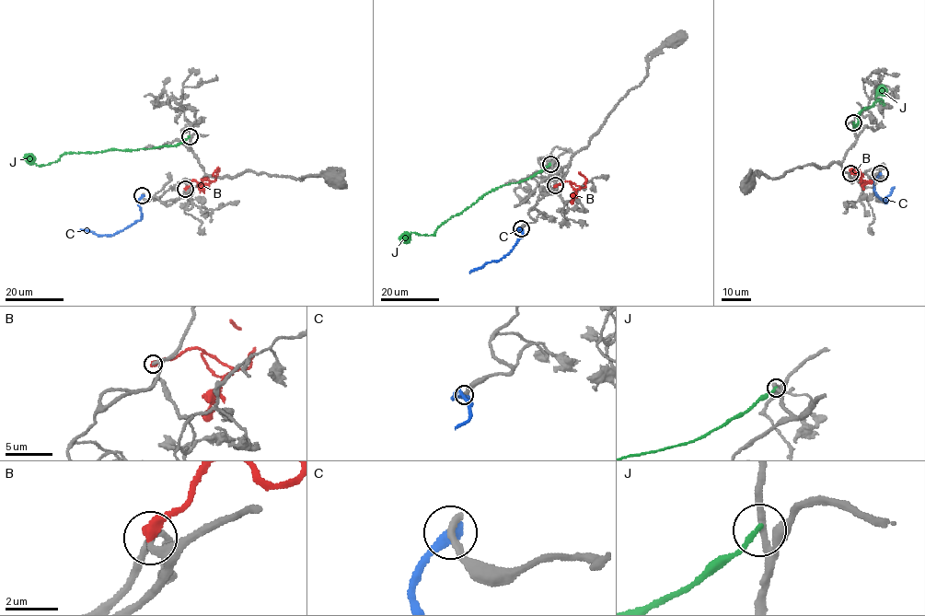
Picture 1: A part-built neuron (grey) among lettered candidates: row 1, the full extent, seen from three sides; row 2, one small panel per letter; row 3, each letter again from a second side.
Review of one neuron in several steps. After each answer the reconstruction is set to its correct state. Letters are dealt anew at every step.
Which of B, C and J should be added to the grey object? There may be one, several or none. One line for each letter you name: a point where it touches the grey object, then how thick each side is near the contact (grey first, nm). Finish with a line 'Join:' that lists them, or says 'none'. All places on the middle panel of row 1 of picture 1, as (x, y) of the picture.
B: contact (555, 185); calibres 280 and 440 nm
Join: B

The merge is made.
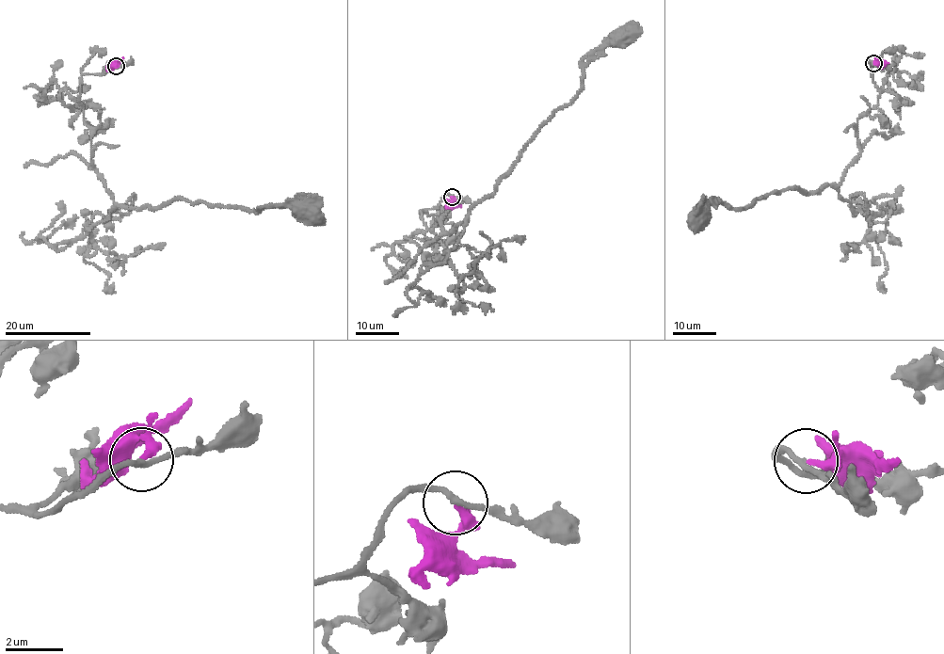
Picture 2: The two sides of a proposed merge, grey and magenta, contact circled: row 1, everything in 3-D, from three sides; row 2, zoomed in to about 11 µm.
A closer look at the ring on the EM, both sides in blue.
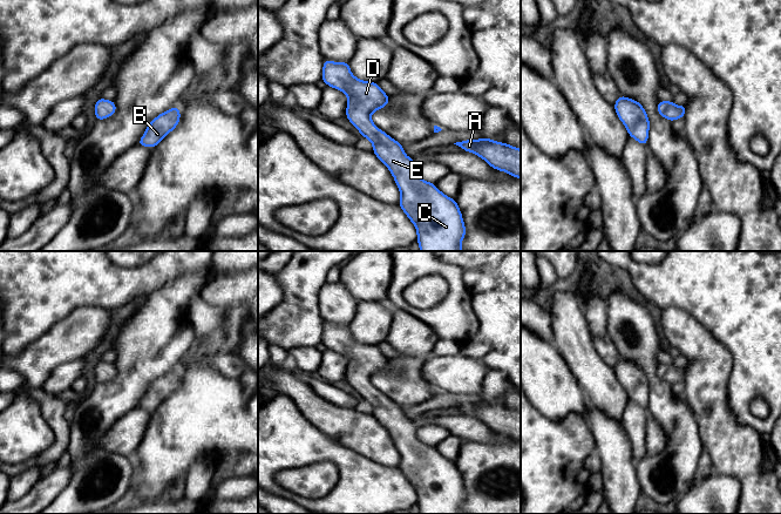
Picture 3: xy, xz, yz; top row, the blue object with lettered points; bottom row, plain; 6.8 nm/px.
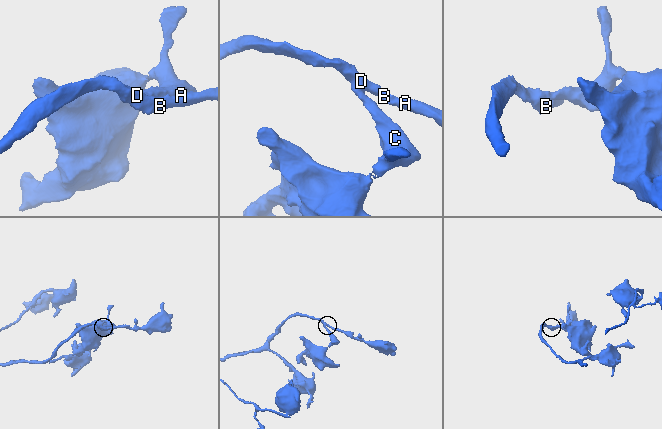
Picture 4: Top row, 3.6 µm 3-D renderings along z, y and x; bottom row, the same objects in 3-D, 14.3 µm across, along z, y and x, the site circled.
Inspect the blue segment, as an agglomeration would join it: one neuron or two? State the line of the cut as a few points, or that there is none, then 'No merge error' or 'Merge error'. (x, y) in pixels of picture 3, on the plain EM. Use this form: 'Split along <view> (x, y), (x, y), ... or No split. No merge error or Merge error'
No split. No merge error

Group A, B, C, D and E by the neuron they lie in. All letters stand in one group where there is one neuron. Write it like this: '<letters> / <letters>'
A B C D E

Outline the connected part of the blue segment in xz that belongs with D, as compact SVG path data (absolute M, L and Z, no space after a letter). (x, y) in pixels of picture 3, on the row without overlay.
M324 322L321 343L326 349L347 358L346 380L362 400L371 404L373 415L393 438L401 456L399 468L416 491L420 514L463 514L461 505L466 499L466 488L456 464L441 455L435 447L422 442L417 438L416 426L405 417L402 407L379 392L371 383L374 374L388 367L389 358L385 357L376 345L356 341L348 325L333 325Z

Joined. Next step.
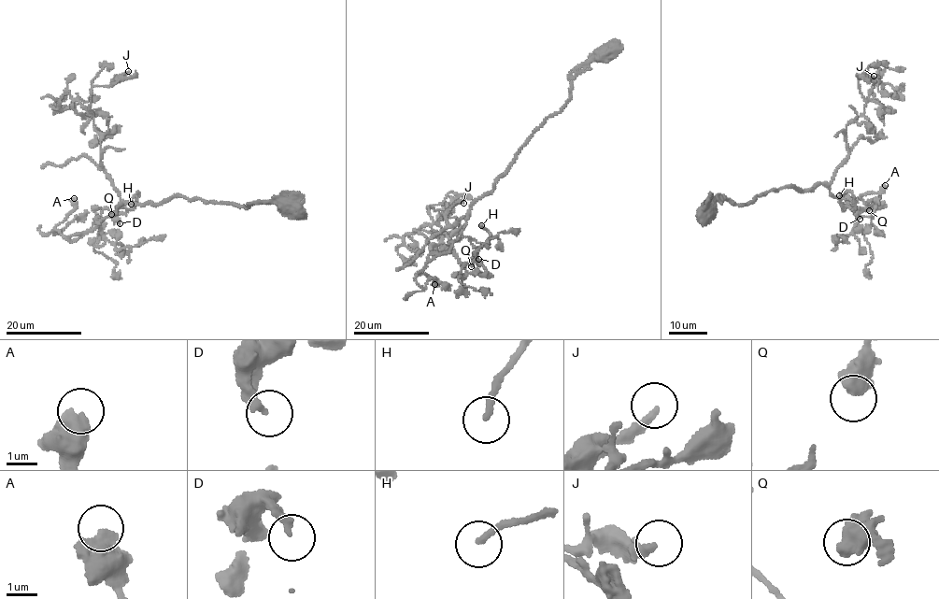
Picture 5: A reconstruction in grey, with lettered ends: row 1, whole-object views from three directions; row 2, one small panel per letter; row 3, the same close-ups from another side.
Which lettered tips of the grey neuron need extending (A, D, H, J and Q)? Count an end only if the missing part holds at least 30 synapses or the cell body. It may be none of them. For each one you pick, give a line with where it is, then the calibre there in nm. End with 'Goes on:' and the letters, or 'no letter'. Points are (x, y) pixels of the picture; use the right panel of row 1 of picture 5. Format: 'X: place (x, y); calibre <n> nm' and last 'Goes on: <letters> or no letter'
A: place (885, 185); calibre 650 nm
H: place (839, 195); calibre 190 nm
Goes on: A, H

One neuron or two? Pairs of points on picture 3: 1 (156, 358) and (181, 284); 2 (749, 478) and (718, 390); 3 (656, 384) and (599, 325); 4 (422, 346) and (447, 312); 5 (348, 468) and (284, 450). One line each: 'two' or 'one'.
1: one
2: one
3: two
4: two
5: one

